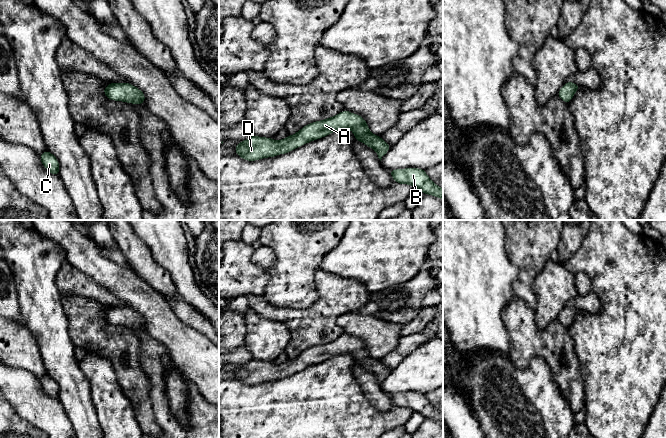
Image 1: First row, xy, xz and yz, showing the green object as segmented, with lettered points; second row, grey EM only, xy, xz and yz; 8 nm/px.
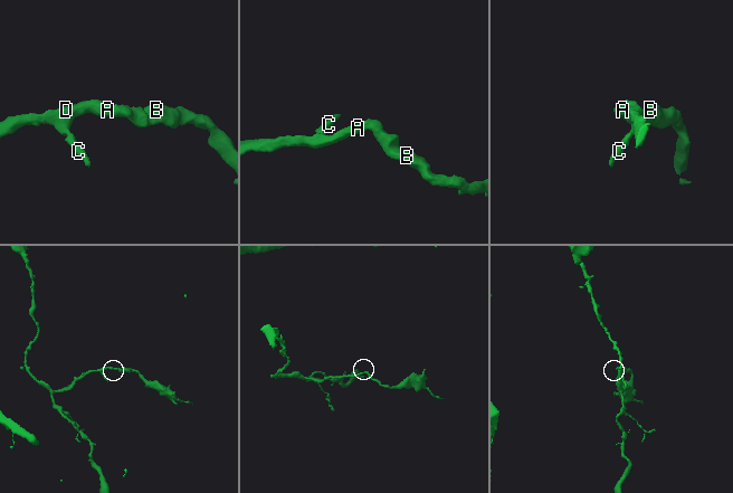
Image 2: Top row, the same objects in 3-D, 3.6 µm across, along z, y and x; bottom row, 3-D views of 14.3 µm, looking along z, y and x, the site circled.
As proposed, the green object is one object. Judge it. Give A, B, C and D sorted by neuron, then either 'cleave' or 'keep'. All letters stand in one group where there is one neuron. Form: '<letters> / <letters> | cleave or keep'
A B C D | keep

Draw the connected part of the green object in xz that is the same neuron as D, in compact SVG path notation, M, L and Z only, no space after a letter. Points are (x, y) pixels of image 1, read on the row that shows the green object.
M344 110L334 117L310 123L296 134L287 136L280 141L253 135L247 140L238 143L235 147L235 152L236 155L247 161L275 157L279 154L289 153L291 150L297 149L310 141L343 129L351 129L355 139L374 149L380 161L391 148L380 136L370 132L363 117Z

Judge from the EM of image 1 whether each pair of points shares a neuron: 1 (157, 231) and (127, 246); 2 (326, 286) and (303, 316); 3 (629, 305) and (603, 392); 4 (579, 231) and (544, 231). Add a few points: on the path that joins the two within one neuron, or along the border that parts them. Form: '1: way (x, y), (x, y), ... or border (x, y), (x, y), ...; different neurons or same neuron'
1: border (132, 230), (149, 249), (153, 259); different neurons
2: way (326, 295), (326, 299), (312, 313); same neuron
3: way (629, 327), (629, 350), (626, 355), (624, 370); same neuron
4: border (561, 230), (559, 243), (556, 248); different neurons

